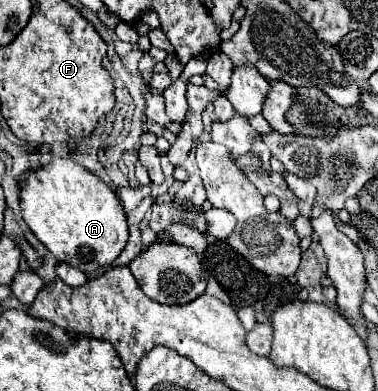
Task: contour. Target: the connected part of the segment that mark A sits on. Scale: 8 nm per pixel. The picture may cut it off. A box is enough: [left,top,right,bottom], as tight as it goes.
[20,157,128,273]

